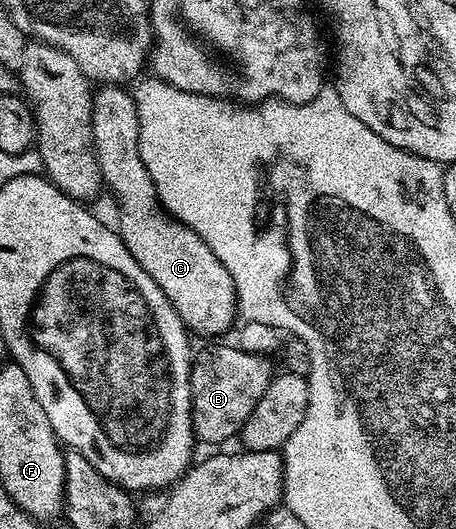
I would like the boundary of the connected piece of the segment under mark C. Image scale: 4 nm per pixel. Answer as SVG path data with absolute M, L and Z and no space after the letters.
M106 84L97 87L92 94L92 145L98 158L98 170L102 174L107 191L112 191L116 204L120 207L120 241L130 250L130 254L140 263L142 270L154 278L162 294L174 306L180 316L180 321L189 333L208 338L220 338L223 332L228 332L238 320L236 306L236 287L234 278L230 278L230 270L218 262L218 258L202 242L202 238L194 230L164 211L160 200L156 197L156 187L150 178L150 170L146 170L146 162L142 162L140 153L140 123L138 110L133 93L123 92L123 87Z

